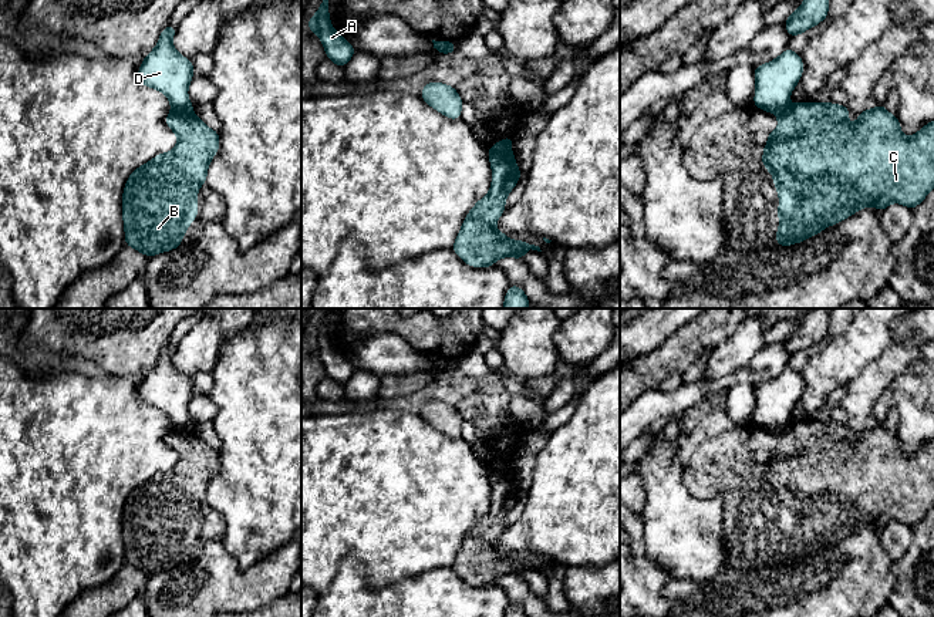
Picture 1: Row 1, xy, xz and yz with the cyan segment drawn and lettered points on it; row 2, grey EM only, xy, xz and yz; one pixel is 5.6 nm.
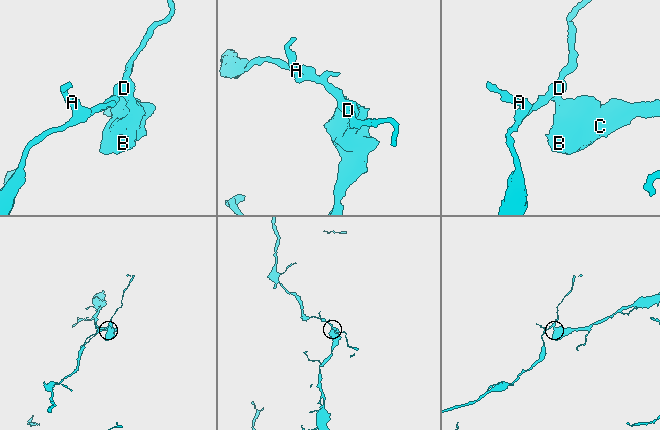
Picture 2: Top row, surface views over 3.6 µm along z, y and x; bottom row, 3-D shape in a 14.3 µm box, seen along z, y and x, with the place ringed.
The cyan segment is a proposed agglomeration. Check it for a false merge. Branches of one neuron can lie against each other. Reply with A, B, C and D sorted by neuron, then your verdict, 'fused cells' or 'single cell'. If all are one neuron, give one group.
A D / B C; fused cells

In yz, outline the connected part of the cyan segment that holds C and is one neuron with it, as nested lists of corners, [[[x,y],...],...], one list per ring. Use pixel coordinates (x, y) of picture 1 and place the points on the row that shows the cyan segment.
[[[799,102],[788,105],[776,115],[779,128],[768,134],[768,145],[762,148],[762,163],[772,173],[779,193],[779,230],[775,240],[780,247],[802,243],[866,206],[883,212],[890,203],[897,202],[914,210],[934,189],[934,121],[906,138],[897,117],[883,104],[874,109],[864,109],[854,125],[847,122],[847,105],[832,102]]]

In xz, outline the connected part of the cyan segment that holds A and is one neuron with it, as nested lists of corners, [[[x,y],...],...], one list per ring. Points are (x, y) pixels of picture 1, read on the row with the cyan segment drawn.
[[[323,0],[318,11],[307,21],[308,30],[316,33],[324,45],[326,55],[338,67],[345,67],[355,48],[331,26],[328,0]]]

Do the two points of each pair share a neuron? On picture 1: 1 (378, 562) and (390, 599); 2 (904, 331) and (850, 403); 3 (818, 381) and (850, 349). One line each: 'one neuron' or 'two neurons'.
1: two neurons
2: one neuron
3: one neuron

